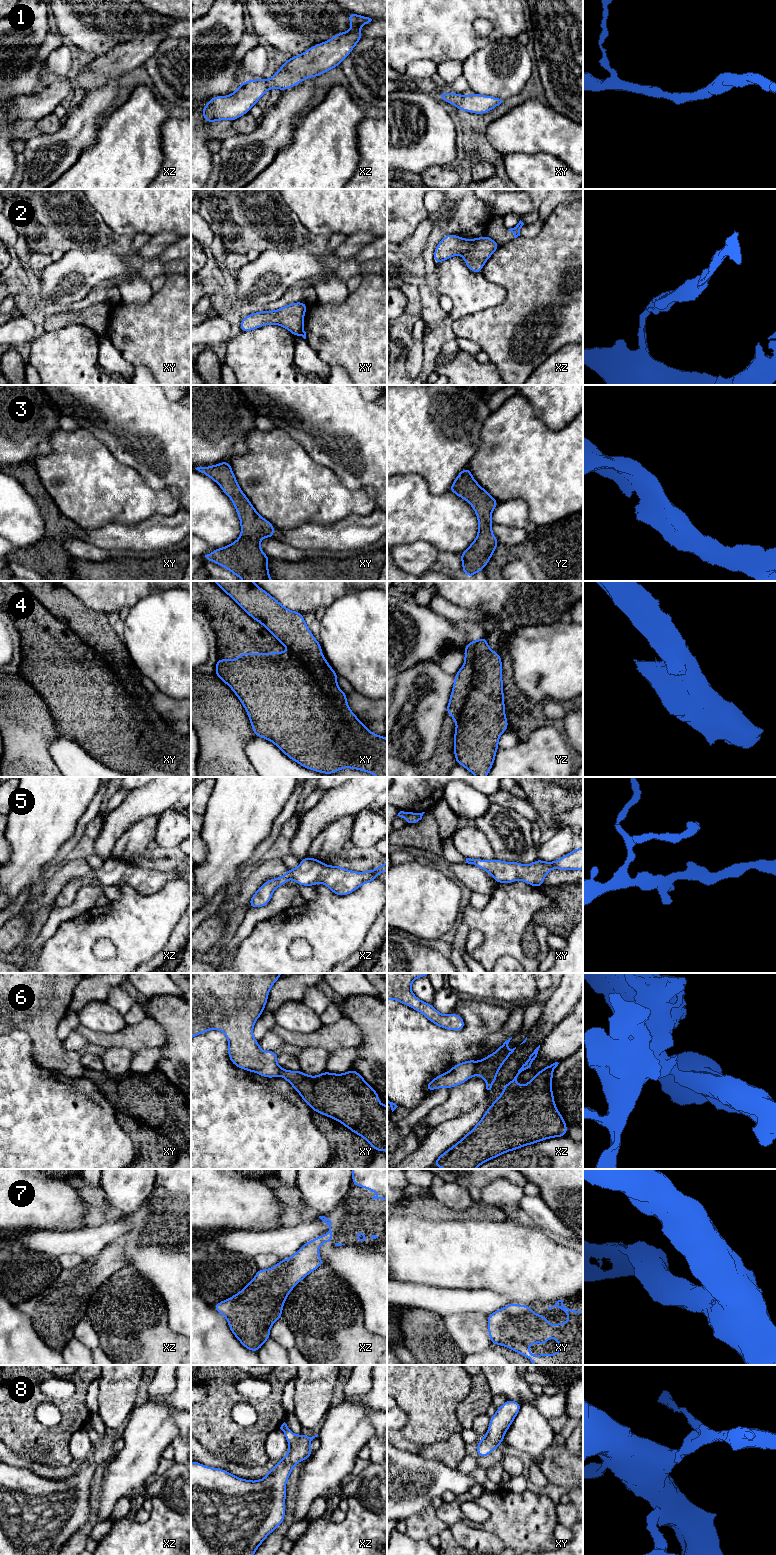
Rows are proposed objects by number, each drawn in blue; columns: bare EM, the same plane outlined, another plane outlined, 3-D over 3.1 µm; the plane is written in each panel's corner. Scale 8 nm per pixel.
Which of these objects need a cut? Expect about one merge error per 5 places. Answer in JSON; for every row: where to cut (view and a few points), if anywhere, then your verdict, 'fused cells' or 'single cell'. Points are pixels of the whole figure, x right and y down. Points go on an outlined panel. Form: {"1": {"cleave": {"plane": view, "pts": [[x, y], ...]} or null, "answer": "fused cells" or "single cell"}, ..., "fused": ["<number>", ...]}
{"1": {"cleave": null, "answer": "single cell"}, "2": {"cleave": {"plane": "xy", "pts": [[302, 330], [299, 334]]}, "answer": "fused cells"}, "3": {"cleave": null, "answer": "single cell"}, "4": {"cleave": {"plane": "xy", "pts": [[291, 651], [314, 675], [318, 684], [328, 692]]}, "answer": "fused cells"}, "5": {"cleave": null, "answer": "single cell"}, "6": {"cleave": {"plane": "xz", "pts": [[478, 1062], [477, 1069], [473, 1074]]}, "answer": "fused cells"}, "7": {"cleave": null, "answer": "single cell"}, "8": {"cleave": null, "answer": "single cell"}, "fused": ["2", "4", "6"]}

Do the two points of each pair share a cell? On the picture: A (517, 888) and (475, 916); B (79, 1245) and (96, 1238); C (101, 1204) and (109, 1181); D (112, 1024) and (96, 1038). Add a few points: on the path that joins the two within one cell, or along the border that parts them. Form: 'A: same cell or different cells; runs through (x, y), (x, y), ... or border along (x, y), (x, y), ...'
A: same cell; runs through (507, 898), (489, 916), (485, 916)
B: same cell; runs through (83, 1242), (92, 1240)
C: different cells; border along (99, 1186), (106, 1197)
D: different cells; border along (80, 1024), (104, 1033), (116, 1033), (125, 1028)

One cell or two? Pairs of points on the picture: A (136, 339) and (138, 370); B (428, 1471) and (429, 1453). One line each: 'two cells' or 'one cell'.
A: two cells
B: two cells

